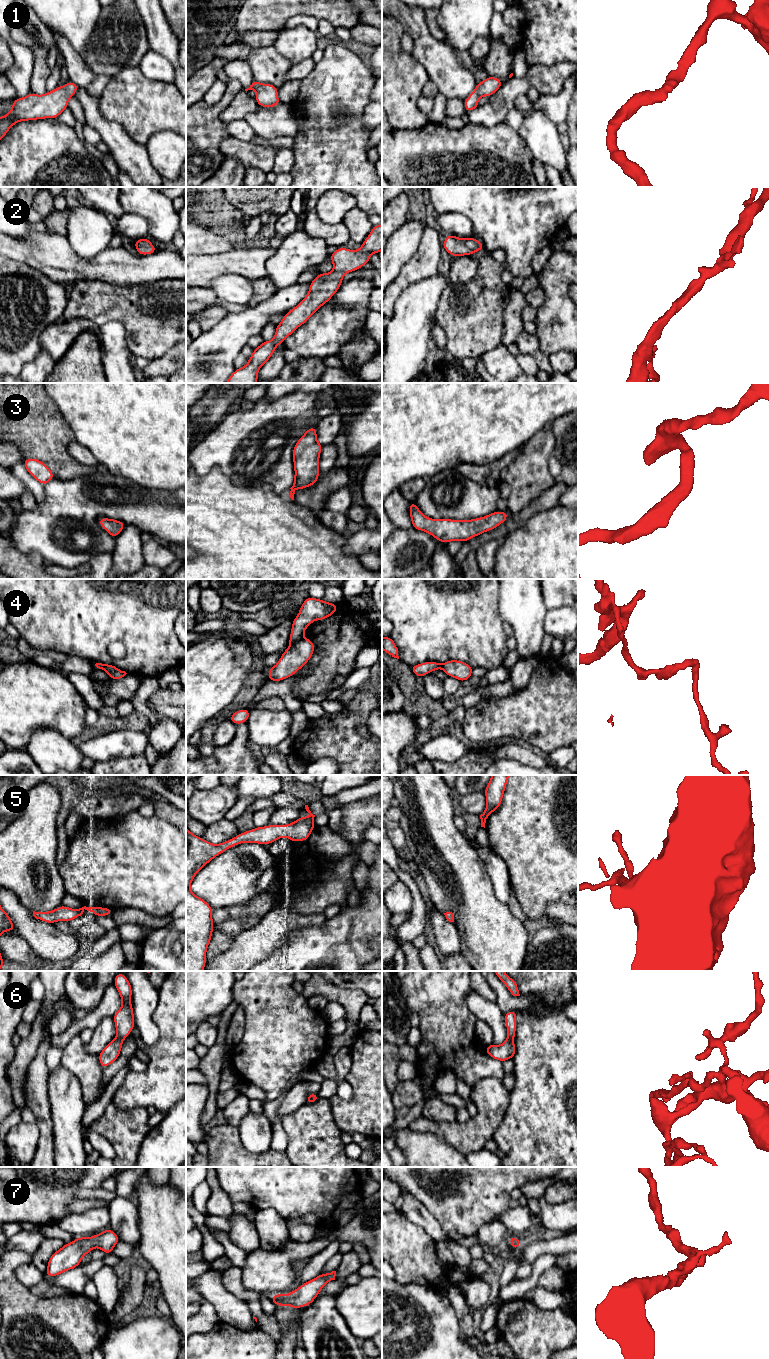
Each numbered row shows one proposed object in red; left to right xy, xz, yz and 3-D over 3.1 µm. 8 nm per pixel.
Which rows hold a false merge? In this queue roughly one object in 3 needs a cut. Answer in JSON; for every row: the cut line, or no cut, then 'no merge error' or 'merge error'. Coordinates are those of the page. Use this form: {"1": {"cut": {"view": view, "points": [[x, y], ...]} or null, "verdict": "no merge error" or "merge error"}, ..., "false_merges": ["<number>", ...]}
{"1": {"cut": null, "verdict": "no merge error"}, "2": {"cut": null, "verdict": "no merge error"}, "3": {"cut": null, "verdict": "no merge error"}, "4": {"cut": {"view": "xz", "points": [[302, 637], [291, 644]]}, "verdict": "merge error"}, "5": {"cut": null, "verdict": "no merge error"}, "6": {"cut": null, "verdict": "no merge error"}, "7": {"cut": null, "verdict": "no merge error"}, "false_merges": ["4"]}

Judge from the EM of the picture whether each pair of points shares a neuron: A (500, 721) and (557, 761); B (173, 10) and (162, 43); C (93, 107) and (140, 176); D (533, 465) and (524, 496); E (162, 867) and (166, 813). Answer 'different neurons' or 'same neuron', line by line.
A: different neurons
B: different neurons
C: same neuron
D: same neuron
E: different neurons

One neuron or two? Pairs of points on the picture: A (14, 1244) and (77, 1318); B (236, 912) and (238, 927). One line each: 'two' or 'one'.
A: two
B: two

